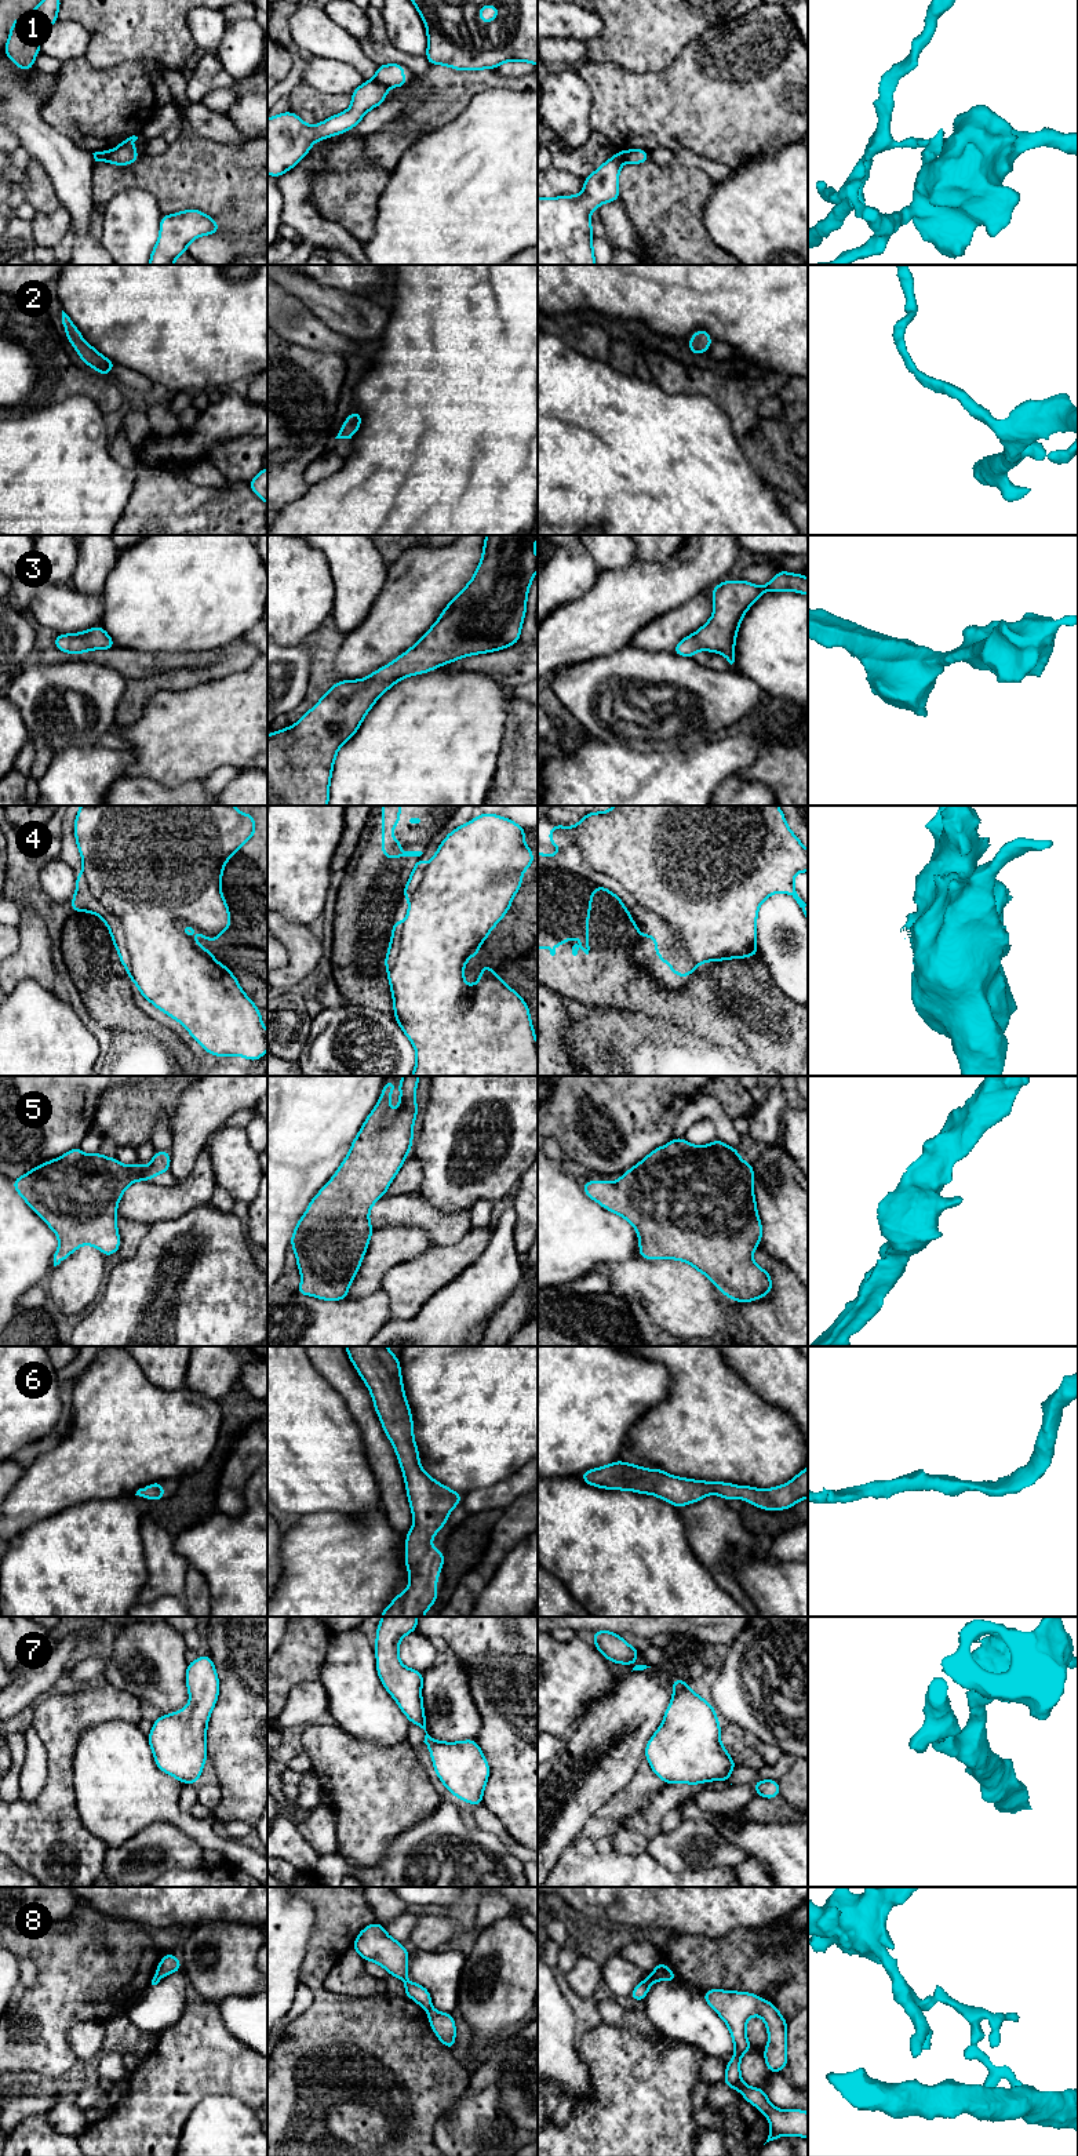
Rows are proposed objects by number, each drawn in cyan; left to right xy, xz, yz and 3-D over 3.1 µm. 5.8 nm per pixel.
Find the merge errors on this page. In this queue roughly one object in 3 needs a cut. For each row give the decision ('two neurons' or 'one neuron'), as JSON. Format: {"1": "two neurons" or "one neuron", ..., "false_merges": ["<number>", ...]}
{"1": "two neurons", "2": "one neuron", "3": "one neuron", "4": "two neurons", "5": "one neuron", "6": "one neuron", "7": "one neuron", "8": "two neurons", "false_merges": ["1", "4", "8"]}

